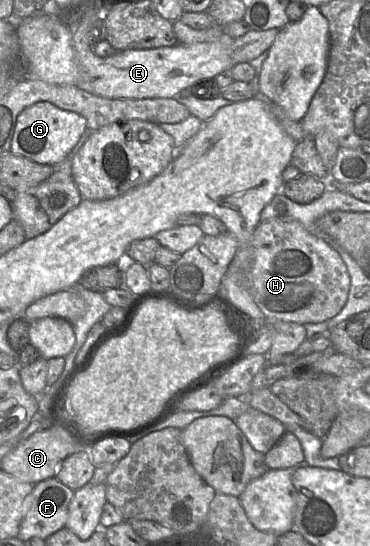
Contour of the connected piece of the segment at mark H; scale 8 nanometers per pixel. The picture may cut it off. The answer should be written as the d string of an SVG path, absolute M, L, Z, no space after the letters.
M289 217L260 222L252 237L254 260L250 270L250 293L267 321L293 322L302 325L320 323L335 317L345 306L351 285L346 265L325 241L309 233Z

